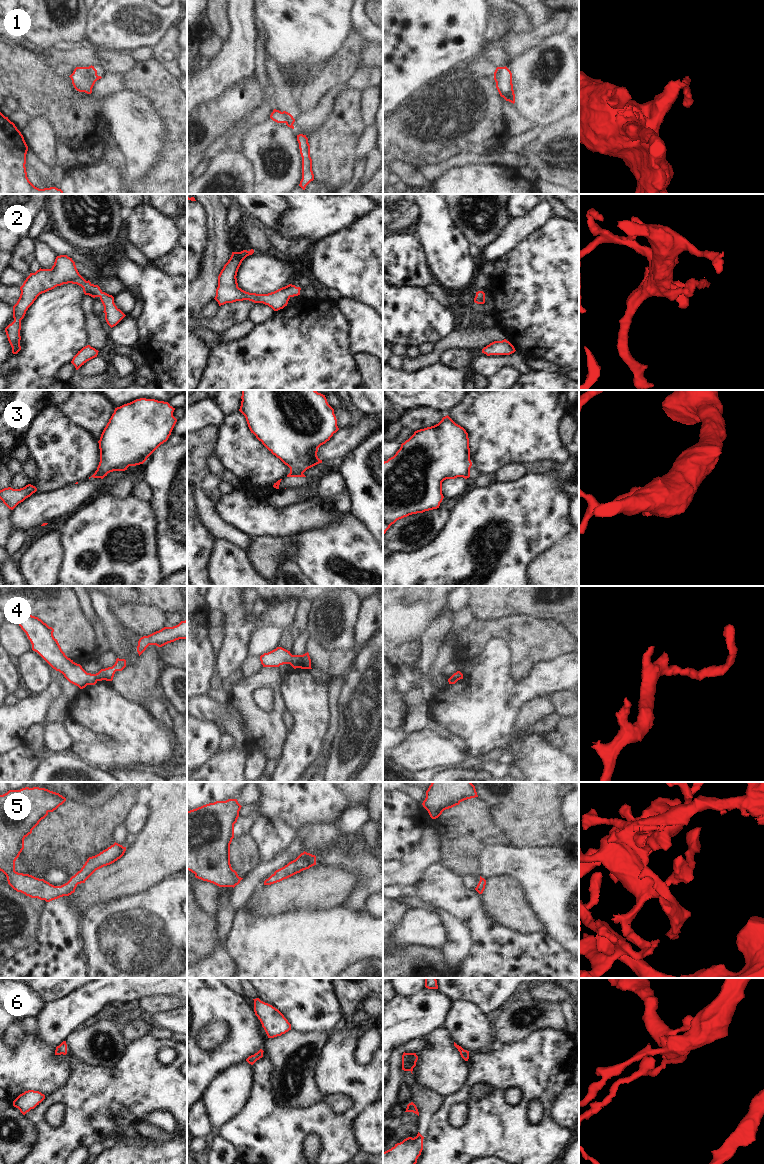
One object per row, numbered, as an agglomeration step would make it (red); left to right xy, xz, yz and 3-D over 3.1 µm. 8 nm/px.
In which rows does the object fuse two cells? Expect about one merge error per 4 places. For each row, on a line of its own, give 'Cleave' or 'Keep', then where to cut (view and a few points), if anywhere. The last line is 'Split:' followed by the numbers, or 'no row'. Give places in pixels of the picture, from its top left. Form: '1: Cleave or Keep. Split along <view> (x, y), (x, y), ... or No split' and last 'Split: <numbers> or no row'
1: Cleave. Split along xy (87, 67), (95, 81)
2: Keep. No split
3: Cleave. Split along xz (290, 472), (302, 473)
4: Keep. No split
5: Keep. No split
6: Keep. No split
Split: 1, 3.

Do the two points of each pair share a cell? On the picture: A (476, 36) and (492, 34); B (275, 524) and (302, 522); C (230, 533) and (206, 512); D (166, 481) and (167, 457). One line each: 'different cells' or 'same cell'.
A: different cells
B: same cell
C: same cell
D: same cell

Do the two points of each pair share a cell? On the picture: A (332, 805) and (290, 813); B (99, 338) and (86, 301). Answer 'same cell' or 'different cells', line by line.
A: same cell
B: same cell

